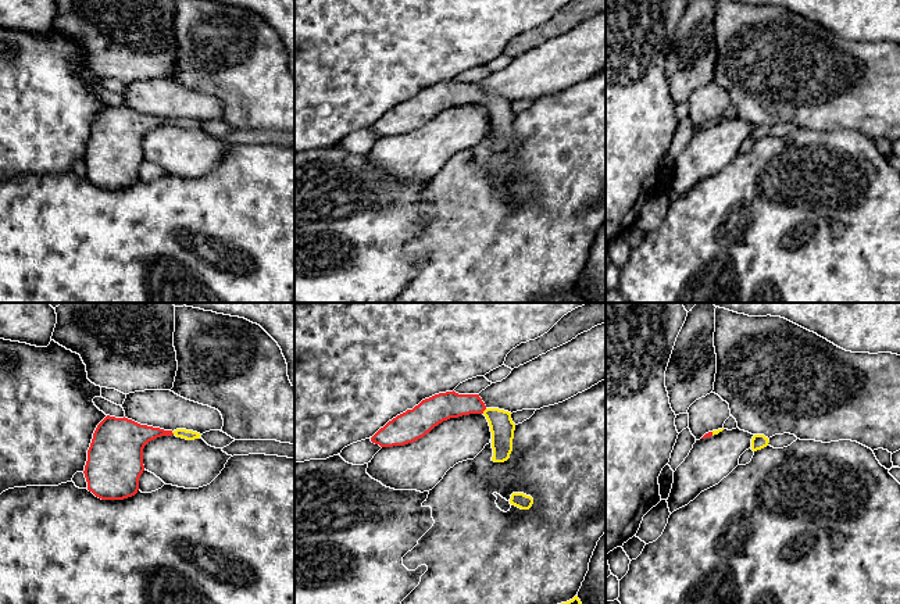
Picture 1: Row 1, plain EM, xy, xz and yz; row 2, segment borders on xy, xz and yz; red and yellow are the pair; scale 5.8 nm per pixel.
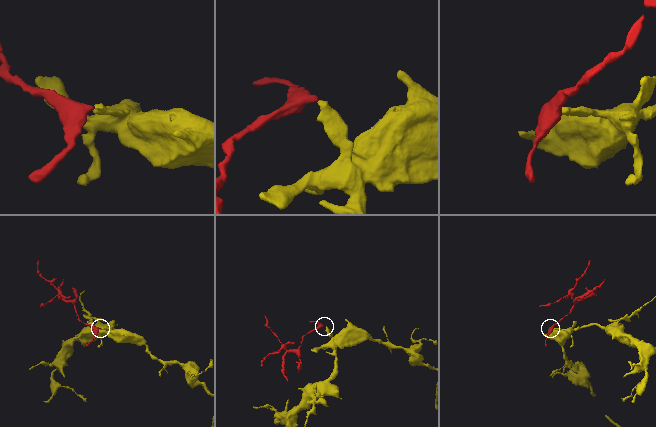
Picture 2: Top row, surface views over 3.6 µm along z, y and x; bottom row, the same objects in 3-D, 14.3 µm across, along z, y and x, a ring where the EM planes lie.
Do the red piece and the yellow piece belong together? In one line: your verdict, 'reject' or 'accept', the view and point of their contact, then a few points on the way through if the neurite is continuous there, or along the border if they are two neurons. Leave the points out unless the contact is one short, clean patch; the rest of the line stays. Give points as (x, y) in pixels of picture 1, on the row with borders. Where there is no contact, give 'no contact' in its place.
accept; contact xz (484, 410); way xz (440, 407), (477, 406), (484, 410), (502, 426)

